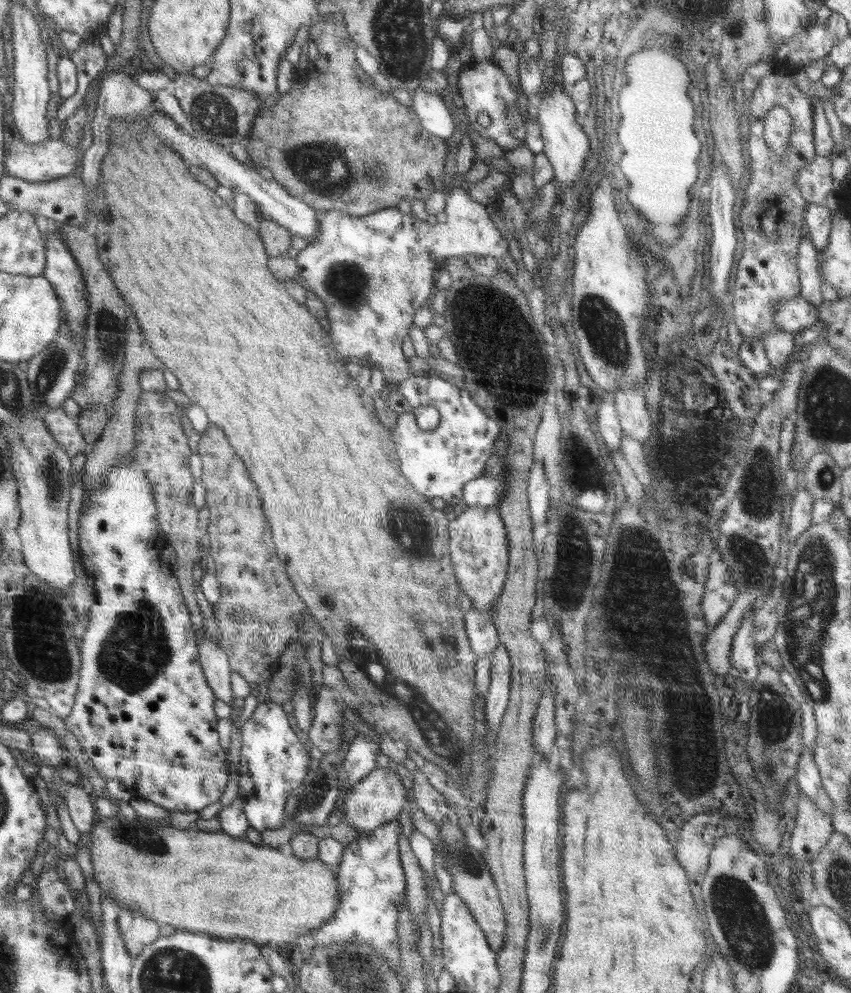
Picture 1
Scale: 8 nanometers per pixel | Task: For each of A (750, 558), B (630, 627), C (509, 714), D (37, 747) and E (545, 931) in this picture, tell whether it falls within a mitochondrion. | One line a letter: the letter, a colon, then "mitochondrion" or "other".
A: mitochondrion
B: other
C: other
D: other
E: mitochondrion

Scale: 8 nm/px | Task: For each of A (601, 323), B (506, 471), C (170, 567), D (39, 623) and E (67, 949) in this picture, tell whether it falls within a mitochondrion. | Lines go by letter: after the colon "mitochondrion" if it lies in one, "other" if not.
A: mitochondrion
B: other
C: other
D: mitochondrion
E: other

